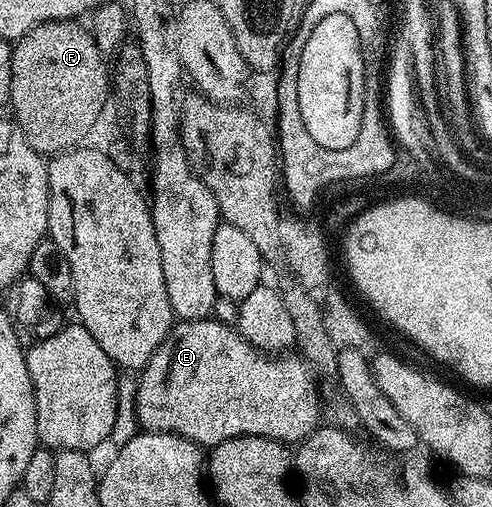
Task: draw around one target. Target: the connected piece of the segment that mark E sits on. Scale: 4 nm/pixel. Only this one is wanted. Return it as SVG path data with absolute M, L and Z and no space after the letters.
M206 318L174 323L155 354L140 369L136 411L142 429L174 432L196 444L212 446L240 436L266 436L282 442L300 442L318 427L323 416L323 404L319 399L318 377L300 355L281 354L274 358L244 340L236 327Z

